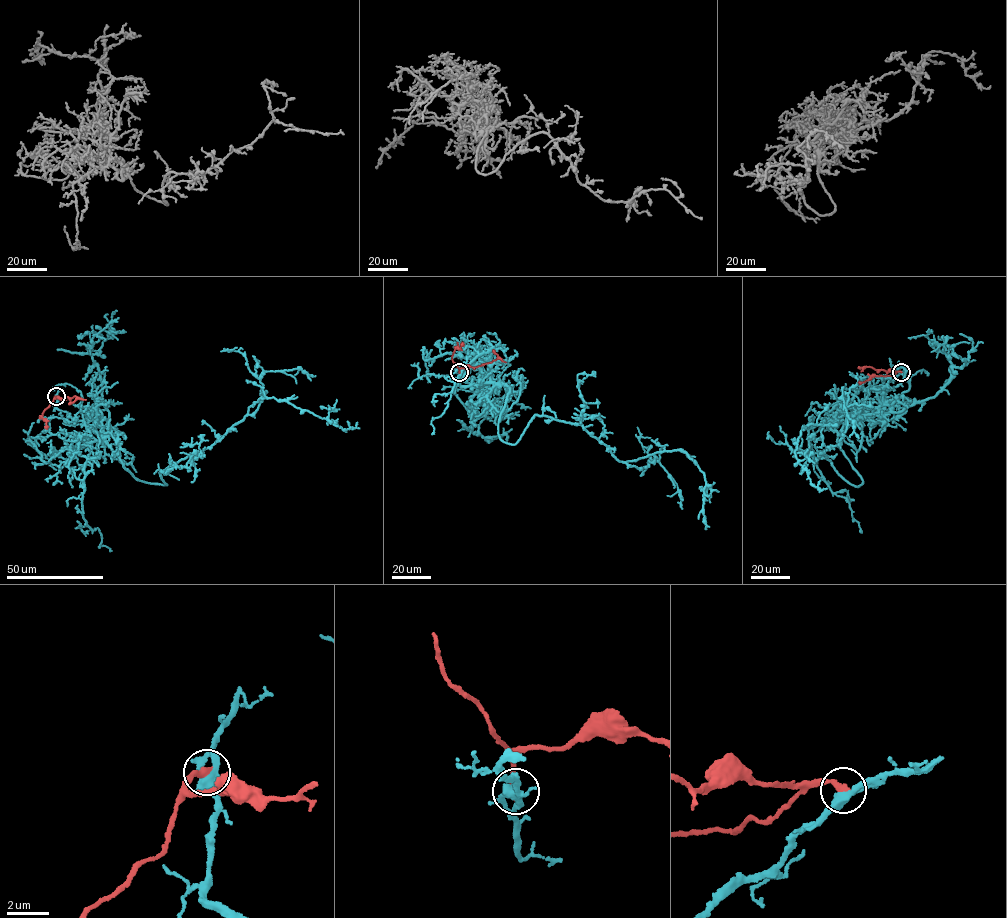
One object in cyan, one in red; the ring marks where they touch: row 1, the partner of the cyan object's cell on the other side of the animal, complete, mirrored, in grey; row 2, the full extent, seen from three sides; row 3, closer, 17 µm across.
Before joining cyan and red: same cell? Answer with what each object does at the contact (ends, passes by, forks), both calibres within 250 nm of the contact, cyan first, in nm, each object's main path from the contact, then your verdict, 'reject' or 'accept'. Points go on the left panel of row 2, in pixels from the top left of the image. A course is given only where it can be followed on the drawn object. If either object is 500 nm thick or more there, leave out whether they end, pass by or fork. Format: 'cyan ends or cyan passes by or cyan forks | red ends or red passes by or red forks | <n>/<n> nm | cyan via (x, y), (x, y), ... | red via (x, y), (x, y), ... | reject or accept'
cyan forks | red ends | 400/320 nm | cyan via (56, 396), (135, 478), (166, 485), (159, 472), (261, 398), (343, 429), (357, 422) | red via (56, 396), (75, 396), (68, 404) | reject

